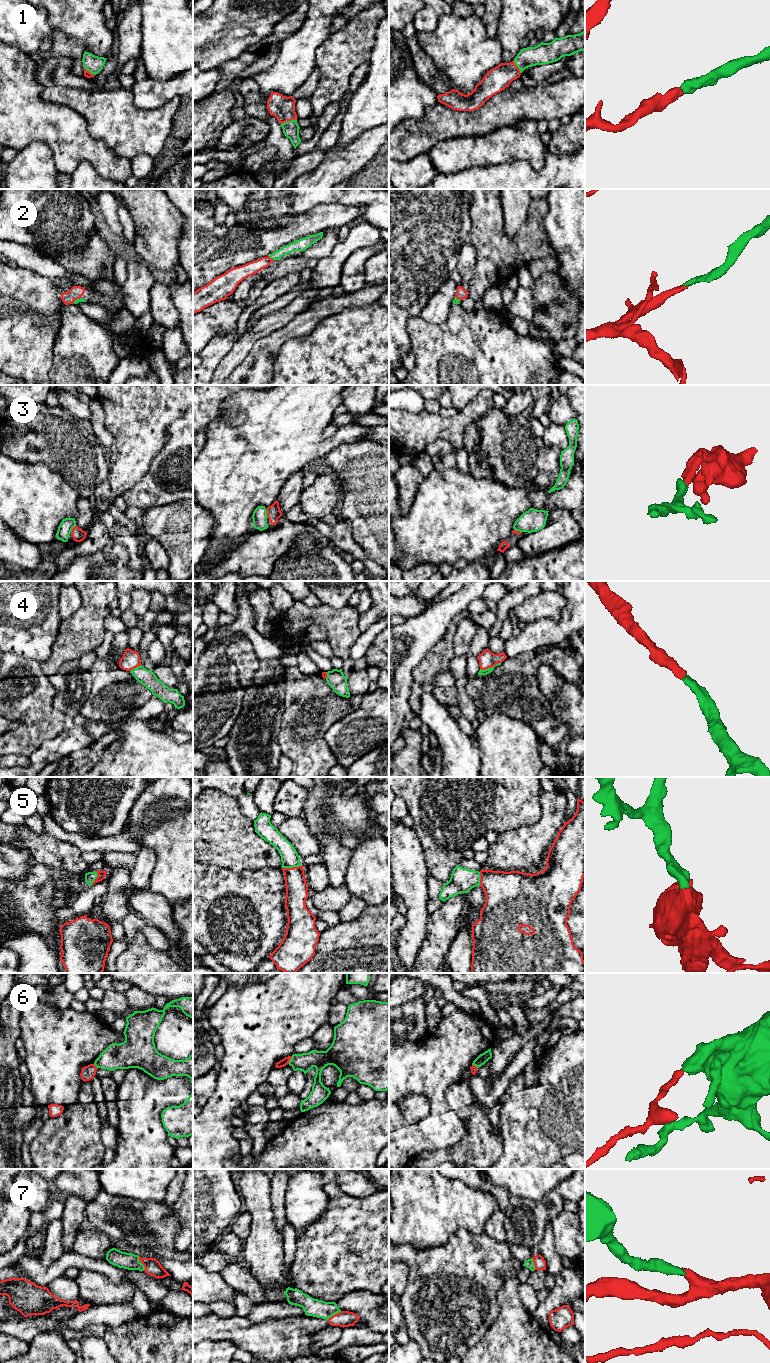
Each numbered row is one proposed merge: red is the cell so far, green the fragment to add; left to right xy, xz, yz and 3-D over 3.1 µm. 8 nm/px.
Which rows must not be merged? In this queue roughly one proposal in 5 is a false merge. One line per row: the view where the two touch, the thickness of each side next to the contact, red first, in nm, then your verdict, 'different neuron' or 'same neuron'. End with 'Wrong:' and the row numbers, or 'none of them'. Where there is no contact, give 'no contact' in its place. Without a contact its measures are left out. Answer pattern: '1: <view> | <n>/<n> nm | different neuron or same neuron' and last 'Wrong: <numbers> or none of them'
1: xz | 190/130 nm | same neuron
2: xz | 110/90 nm | same neuron
3: xy | 100/110 nm | same neuron
4: yz | 140/50 nm | same neuron
5: xz | 180/140 nm | same neuron
6: xz | 60/150 nm | different neuron
7: xy | 130/130 nm | same neuron
Wrong: 6

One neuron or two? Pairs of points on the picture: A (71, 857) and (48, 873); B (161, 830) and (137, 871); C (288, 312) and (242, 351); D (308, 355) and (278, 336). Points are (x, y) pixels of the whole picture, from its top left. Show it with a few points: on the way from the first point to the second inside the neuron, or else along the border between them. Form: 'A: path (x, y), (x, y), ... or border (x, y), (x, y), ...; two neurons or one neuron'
A: border (29, 869), (33, 864), (44, 864), (76, 875); two neurons
B: border (141, 847), (151, 849), (156, 857), (151, 872); two neurons
C: path (276, 320), (262, 328), (251, 339); one neuron
D: border (308, 333), (289, 338), (281, 346), (273, 361); two neurons

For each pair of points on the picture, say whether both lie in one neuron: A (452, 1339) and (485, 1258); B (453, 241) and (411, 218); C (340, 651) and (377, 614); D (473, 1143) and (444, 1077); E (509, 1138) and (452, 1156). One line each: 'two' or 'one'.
A: one
B: one
C: two
D: two
E: two

